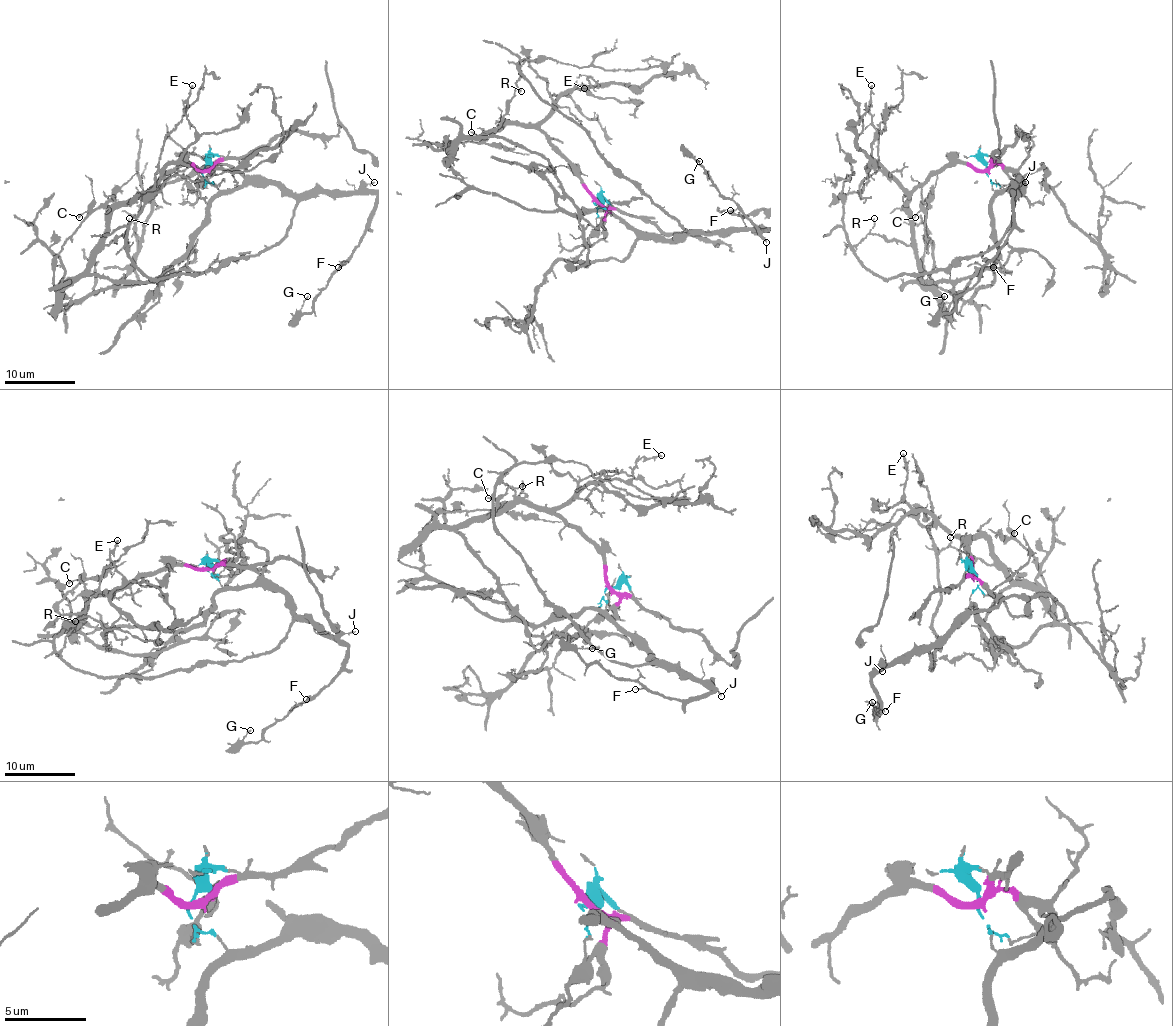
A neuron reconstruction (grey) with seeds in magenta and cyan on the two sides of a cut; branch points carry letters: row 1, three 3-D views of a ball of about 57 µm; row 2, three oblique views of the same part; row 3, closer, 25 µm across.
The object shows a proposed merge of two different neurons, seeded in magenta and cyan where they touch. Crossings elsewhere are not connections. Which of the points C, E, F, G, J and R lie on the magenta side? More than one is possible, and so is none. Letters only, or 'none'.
E, R

